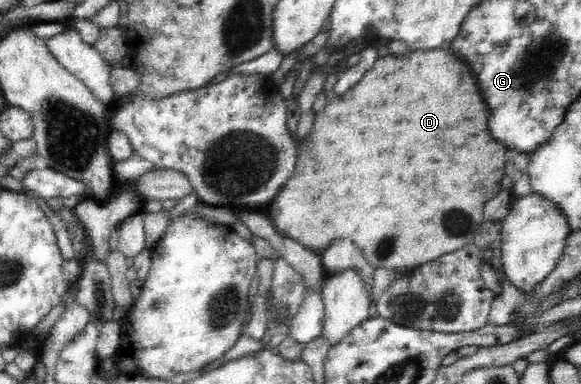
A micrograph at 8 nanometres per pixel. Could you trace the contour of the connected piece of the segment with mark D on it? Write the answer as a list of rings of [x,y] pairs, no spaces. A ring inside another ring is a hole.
[[[447,47],[431,50],[408,50],[406,54],[394,56],[391,53],[379,57],[374,65],[371,65],[346,95],[333,95],[329,98],[326,107],[316,113],[313,128],[308,137],[300,145],[298,163],[294,175],[288,179],[288,183],[282,187],[282,191],[272,199],[268,207],[269,219],[274,223],[278,232],[285,237],[294,239],[310,251],[321,254],[331,241],[338,237],[350,237],[352,243],[364,255],[364,258],[376,269],[386,268],[397,271],[397,277],[409,275],[410,271],[418,268],[424,263],[439,259],[442,255],[458,251],[467,243],[474,240],[478,227],[485,220],[483,219],[484,203],[492,199],[500,191],[500,181],[504,177],[504,165],[506,165],[506,147],[492,139],[488,131],[488,109],[484,103],[484,97],[478,89],[476,77],[464,77],[464,71],[468,71],[468,65],[456,57]],[[464,95],[464,101],[458,97]]]

